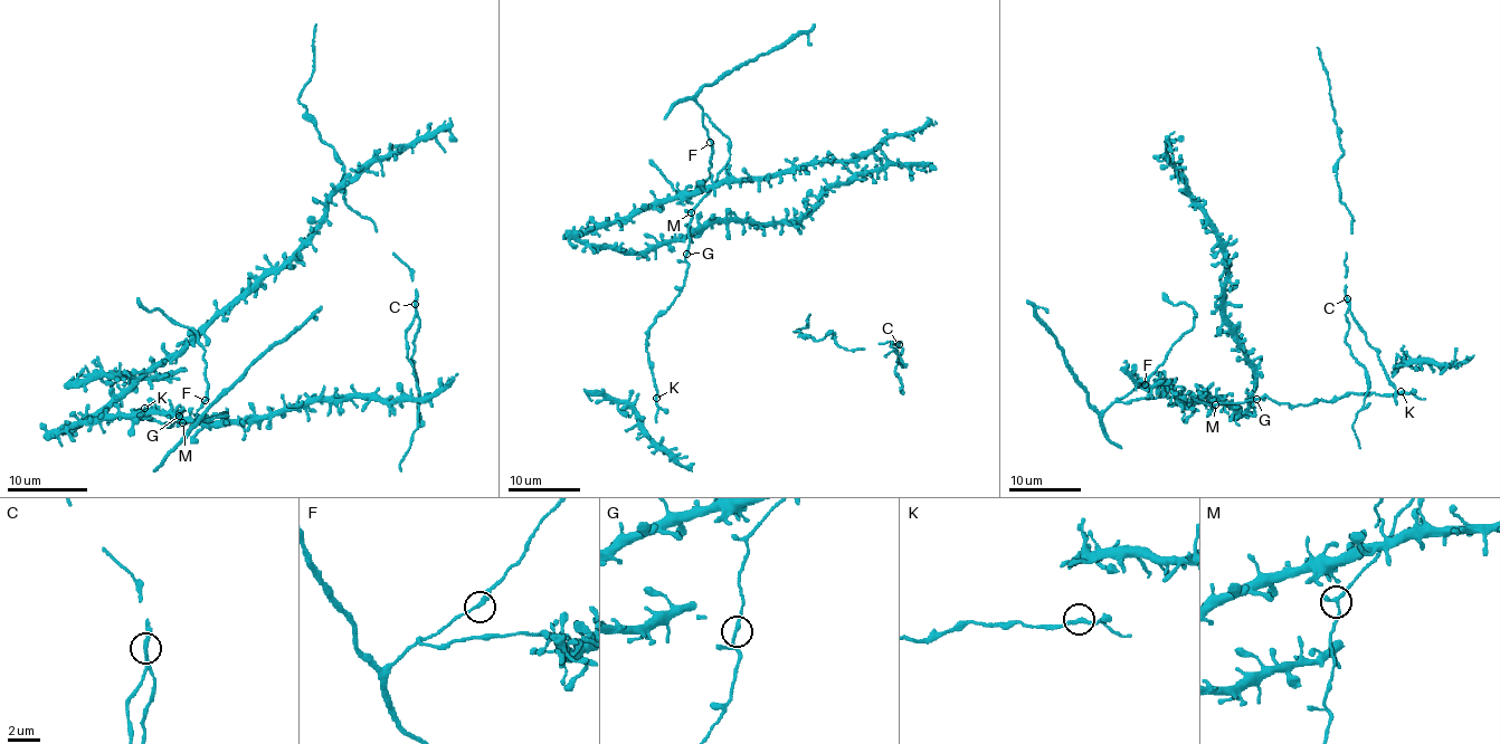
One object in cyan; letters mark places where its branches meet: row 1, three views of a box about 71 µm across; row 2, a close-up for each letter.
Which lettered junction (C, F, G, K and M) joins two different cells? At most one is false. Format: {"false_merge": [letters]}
{"false_merge": ["C"]}

